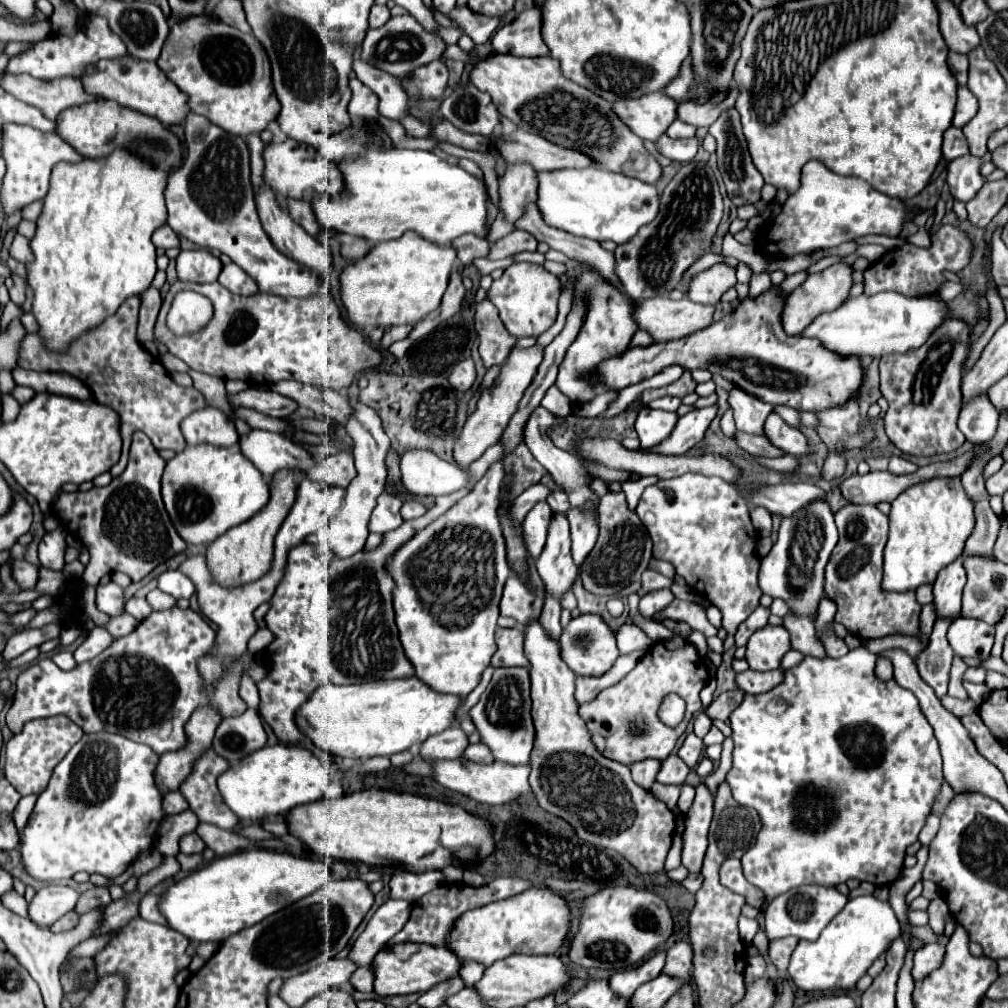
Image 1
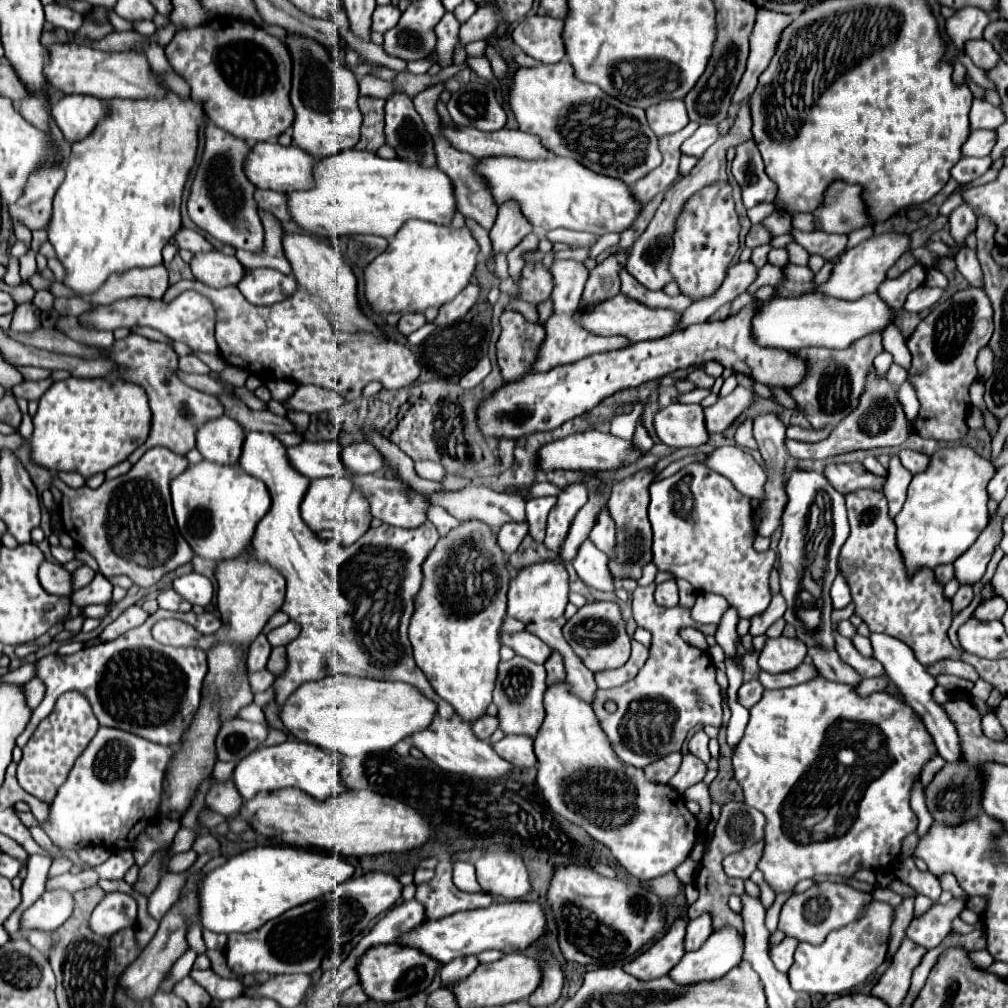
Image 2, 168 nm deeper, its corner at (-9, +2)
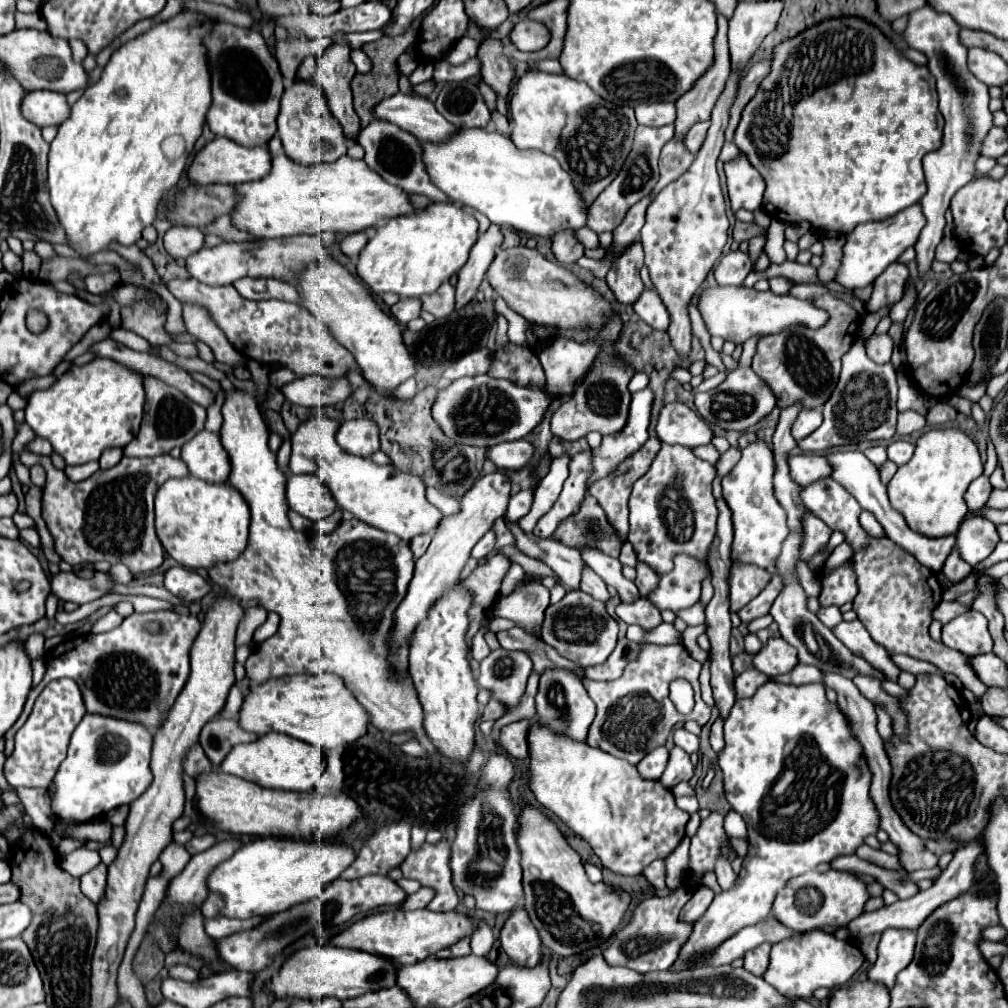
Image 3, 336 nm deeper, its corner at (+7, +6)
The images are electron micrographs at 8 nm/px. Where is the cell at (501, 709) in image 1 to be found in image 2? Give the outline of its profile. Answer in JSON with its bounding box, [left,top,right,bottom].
[494,657,546,739]

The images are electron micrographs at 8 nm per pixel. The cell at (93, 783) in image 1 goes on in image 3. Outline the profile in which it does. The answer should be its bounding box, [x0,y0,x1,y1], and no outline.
[54,713,152,821]

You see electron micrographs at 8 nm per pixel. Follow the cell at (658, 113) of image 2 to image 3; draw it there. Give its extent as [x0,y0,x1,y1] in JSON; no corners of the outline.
[636,103,676,127]

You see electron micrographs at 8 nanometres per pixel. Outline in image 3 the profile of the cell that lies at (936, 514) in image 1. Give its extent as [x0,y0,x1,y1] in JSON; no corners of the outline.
[888,429,982,537]

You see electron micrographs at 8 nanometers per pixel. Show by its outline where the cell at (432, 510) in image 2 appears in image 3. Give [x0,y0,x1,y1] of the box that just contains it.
[410,537,430,559]

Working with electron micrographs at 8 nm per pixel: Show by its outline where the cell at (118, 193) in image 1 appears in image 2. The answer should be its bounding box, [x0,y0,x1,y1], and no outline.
[48,93,204,297]

